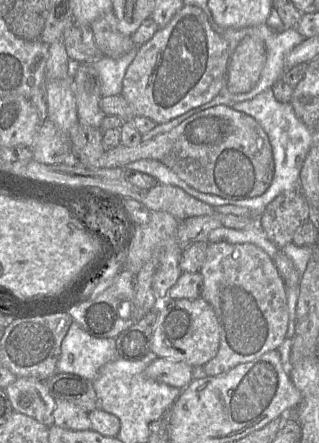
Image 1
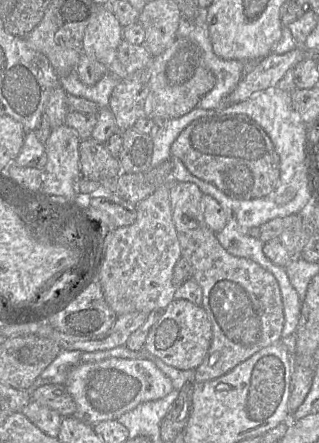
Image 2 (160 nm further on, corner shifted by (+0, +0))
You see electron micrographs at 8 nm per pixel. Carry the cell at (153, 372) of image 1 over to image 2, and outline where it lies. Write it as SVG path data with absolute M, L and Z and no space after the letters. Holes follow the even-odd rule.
M108 358L95 363L80 363L73 368L65 386L76 404L73 415L94 426L105 420L117 420L139 404L158 400L174 390L171 380L148 359Z

